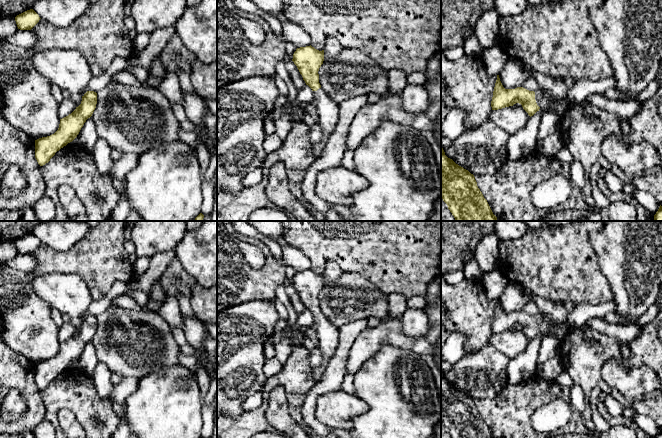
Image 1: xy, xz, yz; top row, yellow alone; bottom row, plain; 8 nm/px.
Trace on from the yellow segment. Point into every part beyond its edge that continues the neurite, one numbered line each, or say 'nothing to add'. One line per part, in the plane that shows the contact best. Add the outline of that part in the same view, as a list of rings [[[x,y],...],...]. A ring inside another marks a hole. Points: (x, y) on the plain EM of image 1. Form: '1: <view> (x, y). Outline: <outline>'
1: yz (543, 323). Outline: [[[541,312],[535,316],[535,324],[540,332],[543,332],[545,335],[552,335],[560,342],[563,341],[568,332],[573,328],[571,325],[568,328],[564,328],[560,322],[551,321]]]

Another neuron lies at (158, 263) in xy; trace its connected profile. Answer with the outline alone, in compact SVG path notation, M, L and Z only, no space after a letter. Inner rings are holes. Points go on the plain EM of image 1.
M168 251L158 252L150 257L148 269L141 275L135 275L132 286L137 290L149 294L153 284L159 280L175 256L175 251Z

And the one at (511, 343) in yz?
M519 327L498 334L491 334L488 341L509 359L513 359L525 351L529 342L530 340Z

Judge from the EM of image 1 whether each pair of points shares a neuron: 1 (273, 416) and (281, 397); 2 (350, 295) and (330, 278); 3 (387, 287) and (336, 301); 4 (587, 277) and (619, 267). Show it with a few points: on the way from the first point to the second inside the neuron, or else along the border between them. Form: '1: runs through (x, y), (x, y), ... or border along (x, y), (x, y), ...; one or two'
1: runs through (277, 411), (277, 402); one
2: border along (344, 272), (334, 283), (323, 287); two
3: border along (359, 275), (371, 281), (387, 295); two
4: border along (594, 250), (611, 294); two

